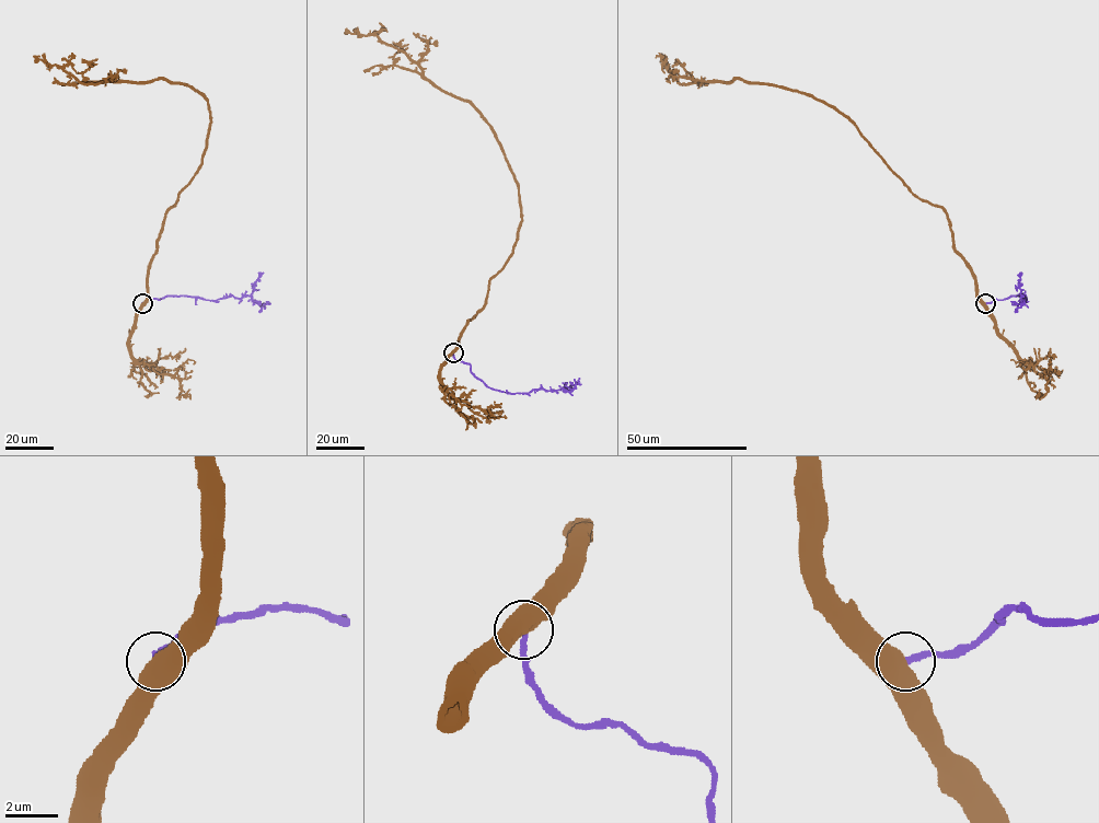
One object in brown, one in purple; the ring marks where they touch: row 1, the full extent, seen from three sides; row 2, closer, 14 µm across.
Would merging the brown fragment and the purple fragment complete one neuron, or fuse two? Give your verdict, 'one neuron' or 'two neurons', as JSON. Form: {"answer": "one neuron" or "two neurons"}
{"answer": "two neurons"}

